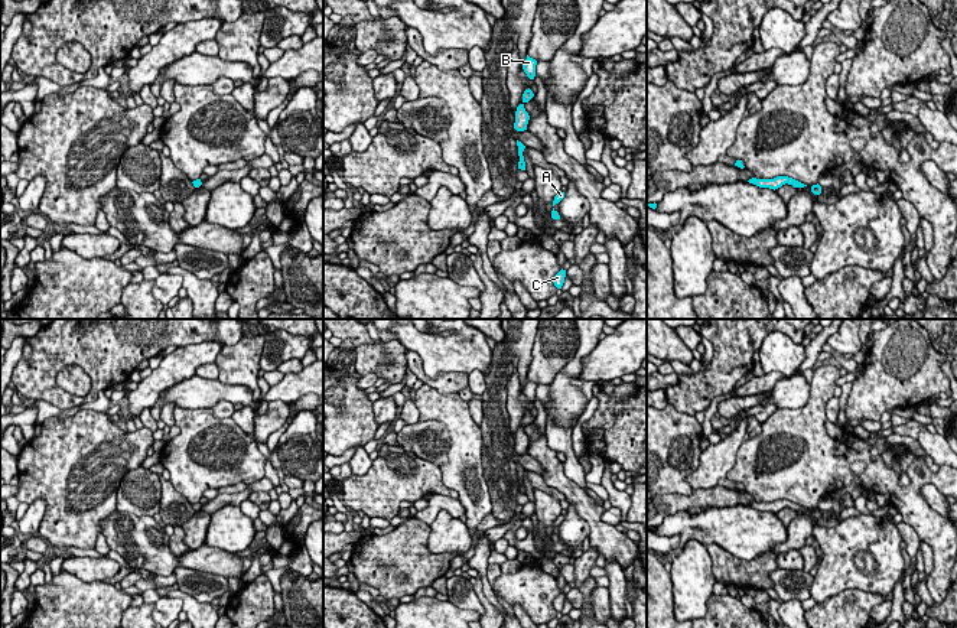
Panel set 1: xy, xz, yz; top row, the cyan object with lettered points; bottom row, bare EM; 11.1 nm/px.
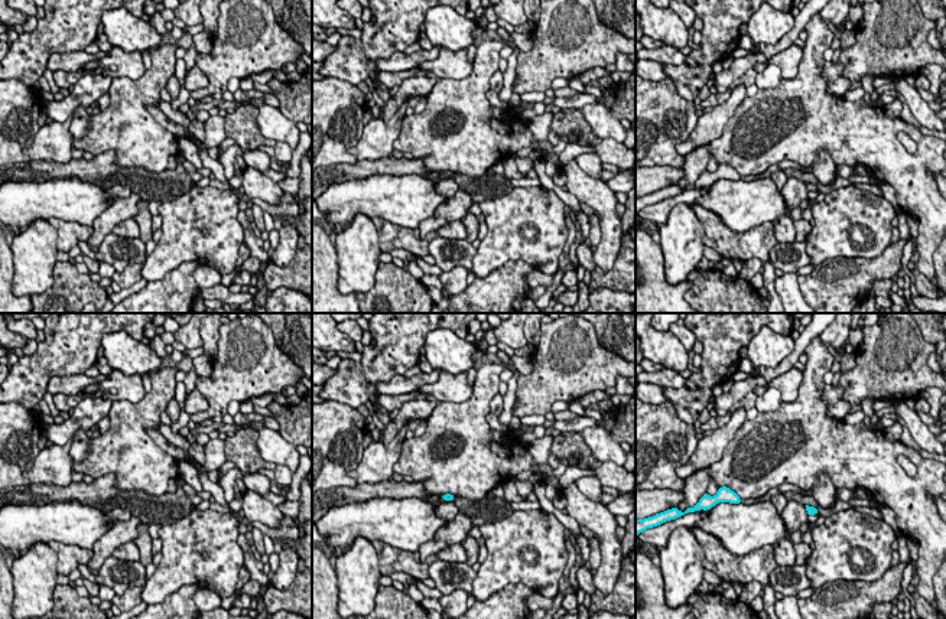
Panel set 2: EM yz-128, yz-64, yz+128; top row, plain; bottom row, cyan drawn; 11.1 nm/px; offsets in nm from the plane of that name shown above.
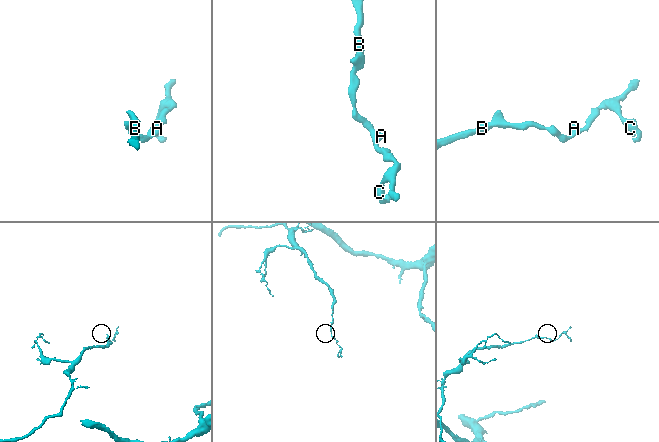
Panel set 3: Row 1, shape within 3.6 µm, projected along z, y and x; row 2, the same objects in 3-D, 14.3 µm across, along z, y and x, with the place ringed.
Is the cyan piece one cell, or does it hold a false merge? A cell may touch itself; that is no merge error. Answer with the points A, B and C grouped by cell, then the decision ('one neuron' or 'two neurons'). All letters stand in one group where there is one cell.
groups A C / B; two neurons

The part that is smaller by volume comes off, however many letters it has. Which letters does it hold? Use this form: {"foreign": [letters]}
{"foreign": ["A", "C"]}

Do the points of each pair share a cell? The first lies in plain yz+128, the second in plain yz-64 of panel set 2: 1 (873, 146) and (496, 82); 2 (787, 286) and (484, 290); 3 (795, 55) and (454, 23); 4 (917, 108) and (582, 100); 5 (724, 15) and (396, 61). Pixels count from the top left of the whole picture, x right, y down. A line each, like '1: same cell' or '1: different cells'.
1: different cells
2: different cells
3: different cells
4: different cells
5: different cells

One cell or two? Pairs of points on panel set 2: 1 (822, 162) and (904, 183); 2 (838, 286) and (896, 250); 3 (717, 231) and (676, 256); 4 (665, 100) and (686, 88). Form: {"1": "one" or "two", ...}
{"1": "two", "2": "one", "3": "two", "4": "two"}

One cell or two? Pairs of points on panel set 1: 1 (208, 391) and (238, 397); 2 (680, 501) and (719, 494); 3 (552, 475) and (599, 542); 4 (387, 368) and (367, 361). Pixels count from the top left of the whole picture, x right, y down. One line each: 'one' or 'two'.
1: one
2: one
3: one
4: one

